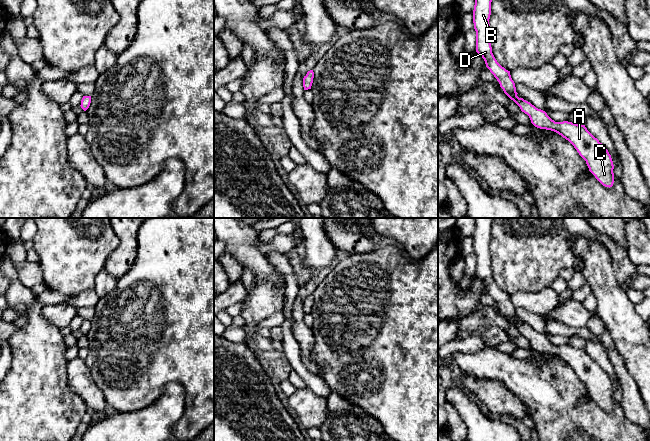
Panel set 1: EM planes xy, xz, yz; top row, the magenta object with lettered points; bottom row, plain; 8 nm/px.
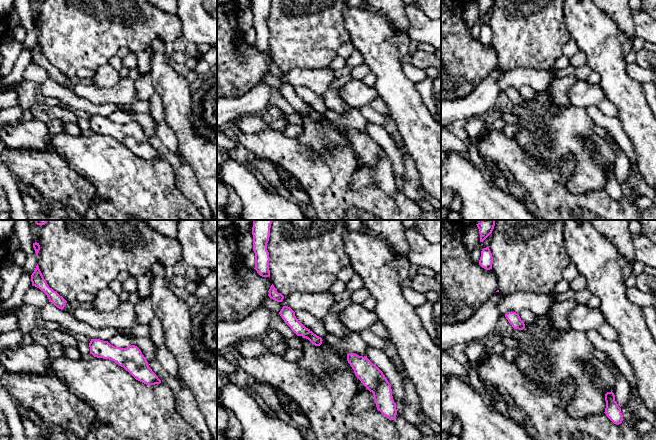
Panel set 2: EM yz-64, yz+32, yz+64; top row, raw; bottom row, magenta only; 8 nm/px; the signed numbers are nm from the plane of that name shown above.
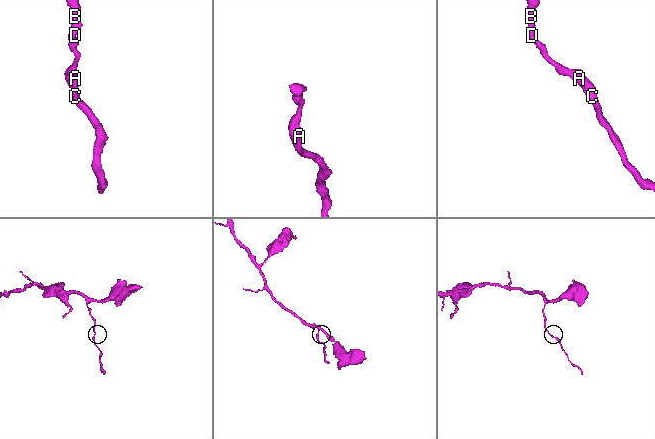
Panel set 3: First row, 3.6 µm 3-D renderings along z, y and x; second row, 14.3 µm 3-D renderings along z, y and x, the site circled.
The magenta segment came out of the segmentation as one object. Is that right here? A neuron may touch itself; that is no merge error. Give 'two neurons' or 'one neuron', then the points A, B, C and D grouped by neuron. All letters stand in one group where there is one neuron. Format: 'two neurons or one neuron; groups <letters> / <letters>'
one neuron; groups A B C D

